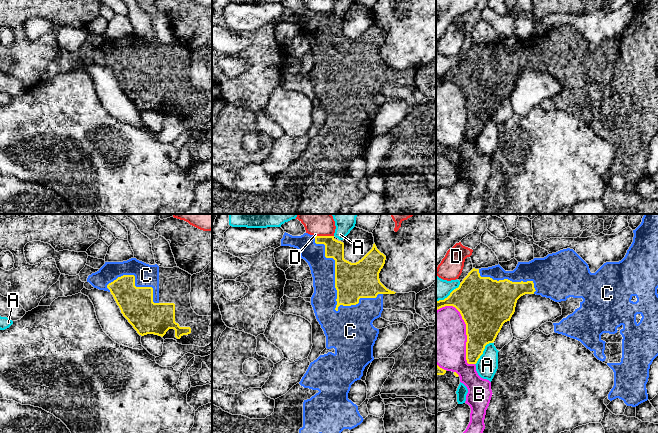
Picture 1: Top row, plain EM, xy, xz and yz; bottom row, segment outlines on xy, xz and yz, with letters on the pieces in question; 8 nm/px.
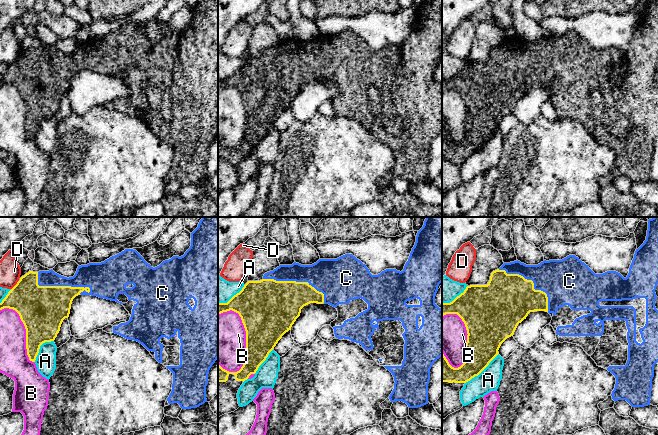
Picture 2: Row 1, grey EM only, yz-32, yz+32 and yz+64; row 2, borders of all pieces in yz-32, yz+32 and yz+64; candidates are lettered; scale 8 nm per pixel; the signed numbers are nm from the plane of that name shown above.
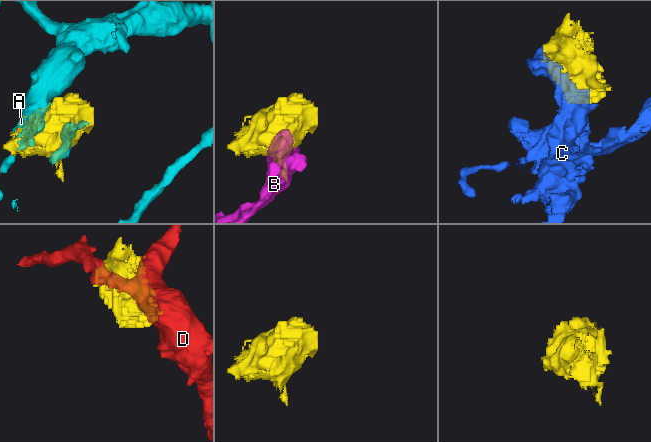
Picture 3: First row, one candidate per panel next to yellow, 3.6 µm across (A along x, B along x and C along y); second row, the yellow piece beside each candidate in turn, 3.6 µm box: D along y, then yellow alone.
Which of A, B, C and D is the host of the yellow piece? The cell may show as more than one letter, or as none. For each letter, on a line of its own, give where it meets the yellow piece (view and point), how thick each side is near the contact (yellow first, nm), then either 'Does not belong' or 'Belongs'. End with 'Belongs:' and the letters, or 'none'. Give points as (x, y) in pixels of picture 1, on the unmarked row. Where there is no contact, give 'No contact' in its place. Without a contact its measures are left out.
A: Touches yellow at yz (482, 128). Thickness 300 nm (yellow) against 170 nm. Does not belong
B: Touches yellow at yz (466, 106). Thickness 400 nm (yellow) against 440 nm. Does not belong
C: Touches yellow at xz (336, 65). Thickness 300 nm (yellow) against 200 nm. Belongs
D: Touches yellow at xz (324, 12). Thickness 150 nm (yellow) against 100 nm. Does not belong
Belongs: C

